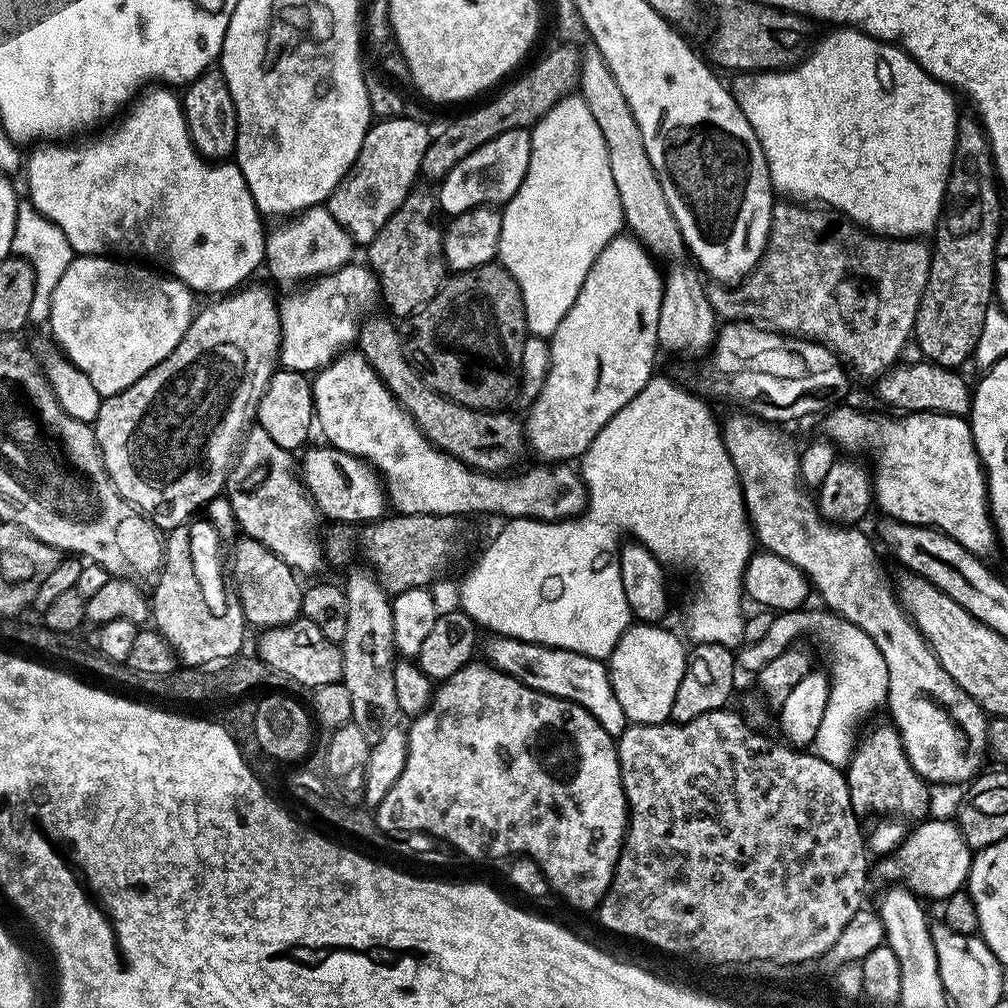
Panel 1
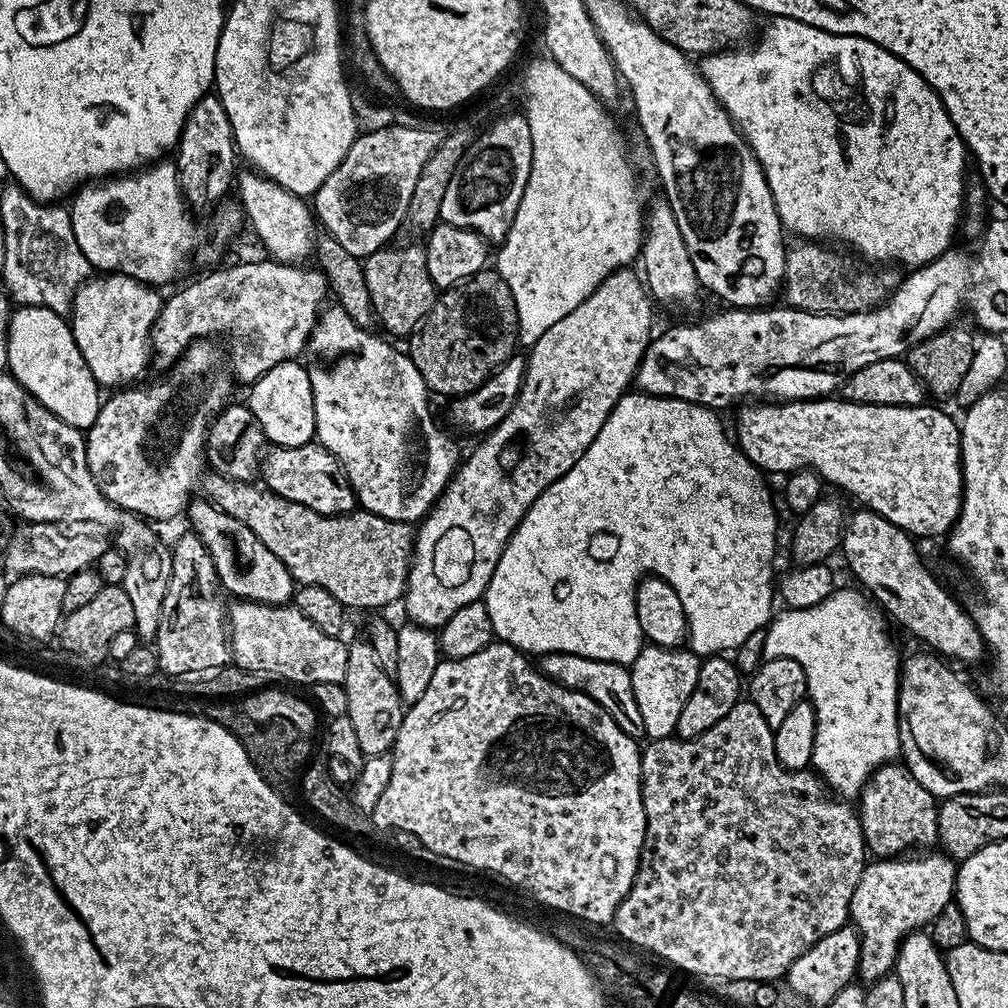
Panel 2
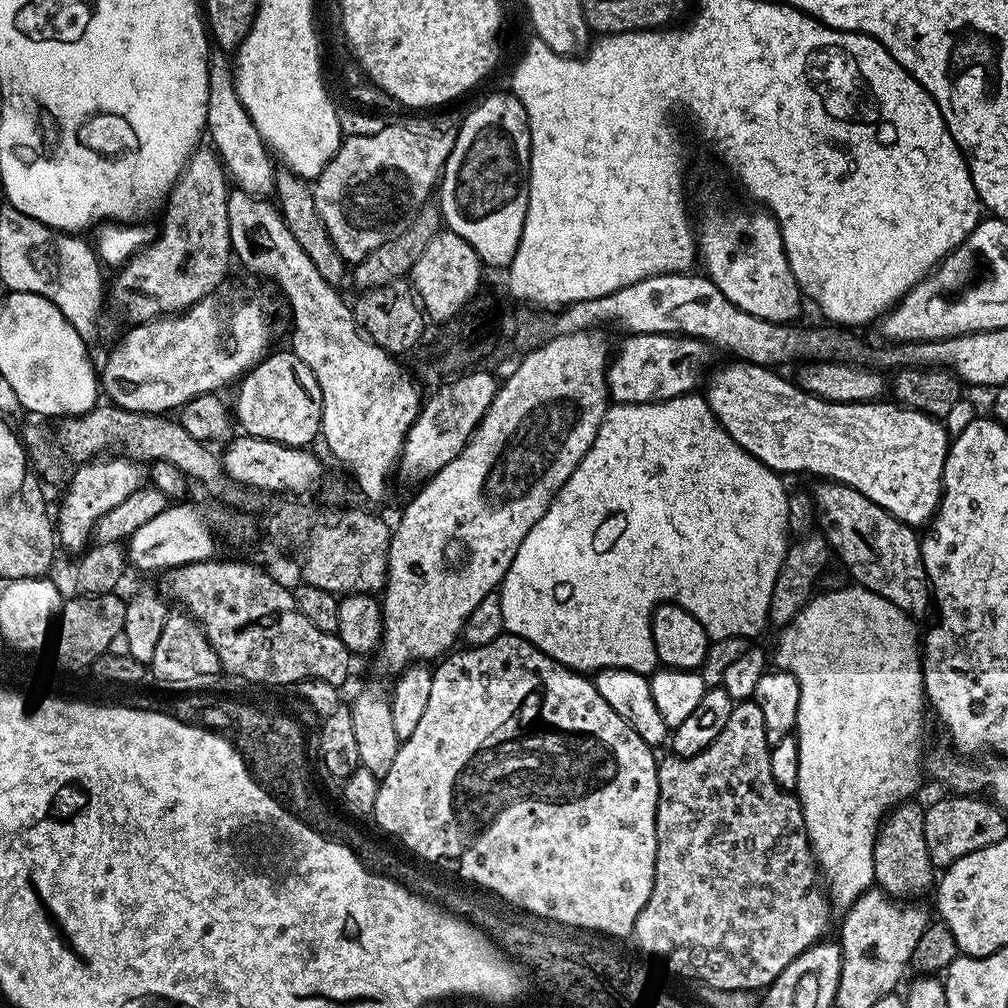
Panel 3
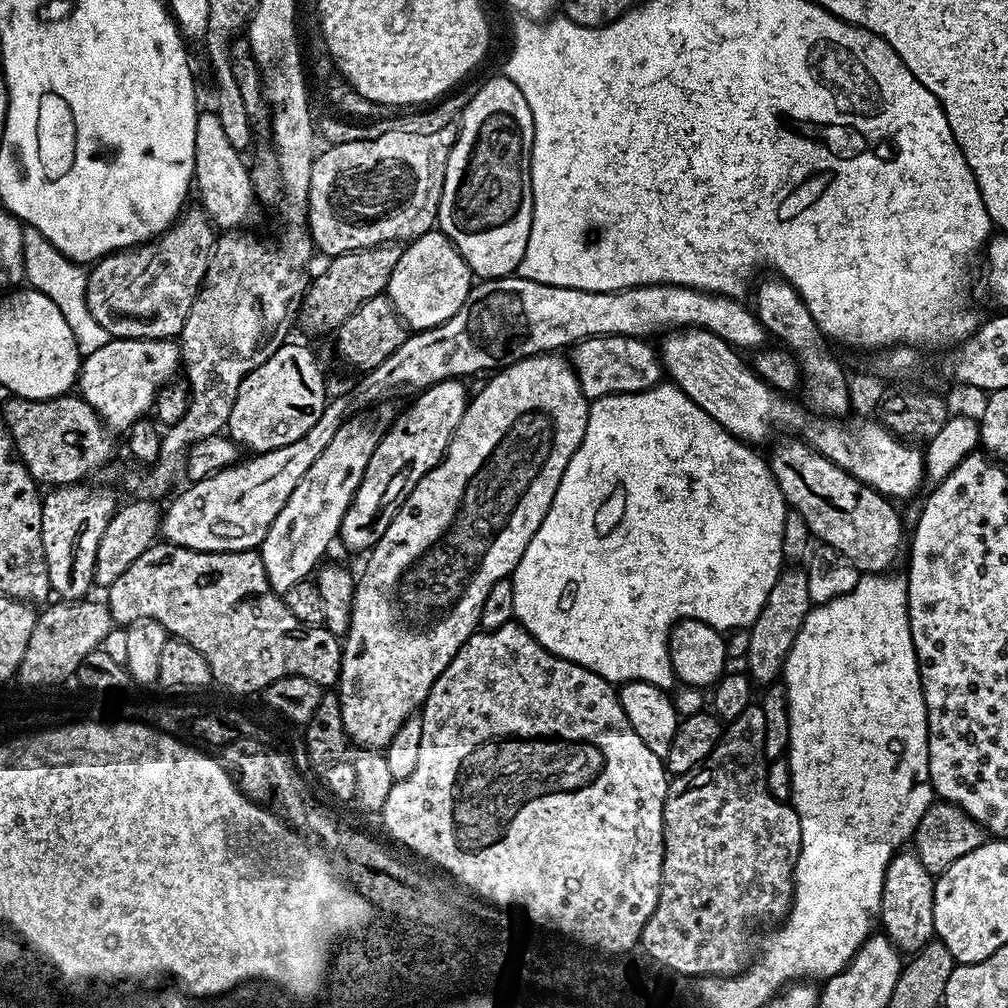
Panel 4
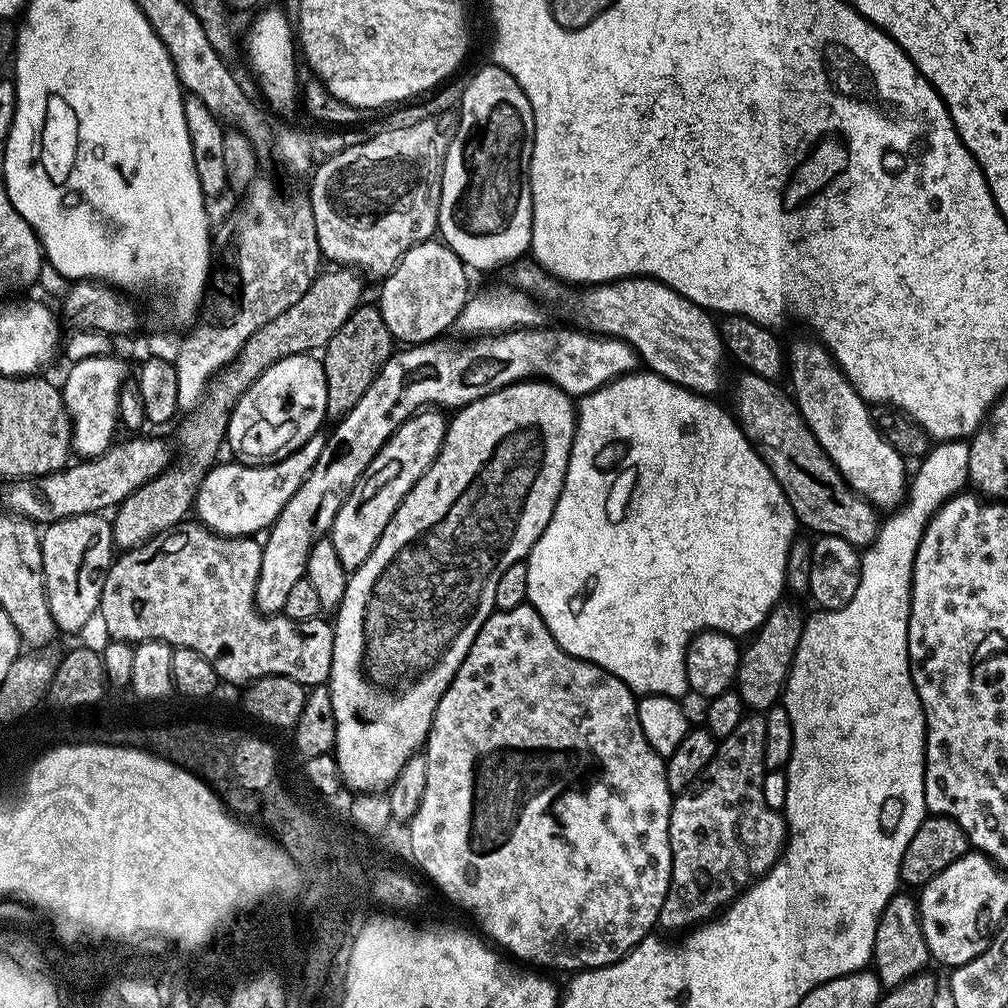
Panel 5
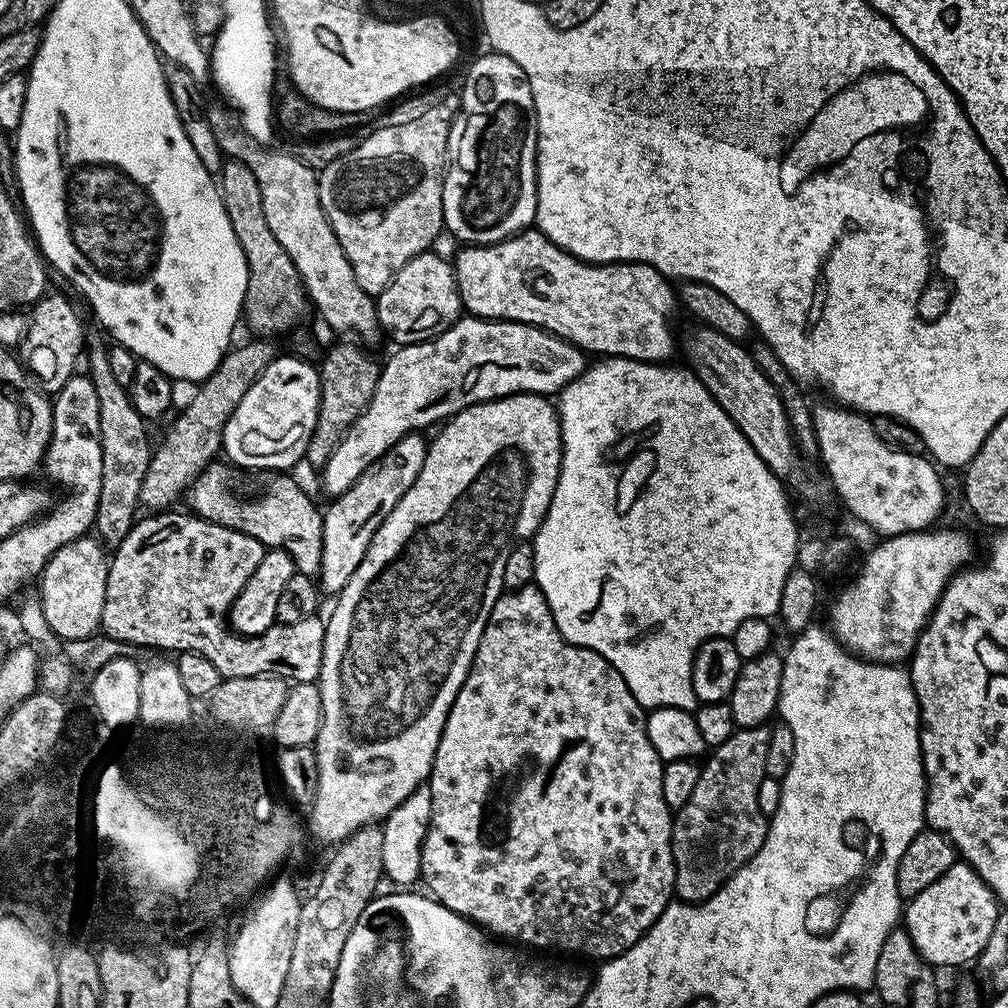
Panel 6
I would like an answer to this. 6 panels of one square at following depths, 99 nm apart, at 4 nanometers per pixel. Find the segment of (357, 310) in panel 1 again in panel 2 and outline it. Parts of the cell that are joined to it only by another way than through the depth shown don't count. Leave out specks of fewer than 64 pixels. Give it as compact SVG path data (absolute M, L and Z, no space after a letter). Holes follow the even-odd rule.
M271 258L248 260L245 264L232 264L229 268L216 268L205 276L189 282L180 288L172 297L160 305L160 313L152 327L150 352L167 370L184 355L195 340L216 338L219 332L228 332L232 338L232 354L236 362L237 377L245 376L248 382L255 382L266 370L278 366L284 360L296 360L308 347L308 335L316 325L316 317L325 303L324 295L329 295L328 281L315 267L281 264Z

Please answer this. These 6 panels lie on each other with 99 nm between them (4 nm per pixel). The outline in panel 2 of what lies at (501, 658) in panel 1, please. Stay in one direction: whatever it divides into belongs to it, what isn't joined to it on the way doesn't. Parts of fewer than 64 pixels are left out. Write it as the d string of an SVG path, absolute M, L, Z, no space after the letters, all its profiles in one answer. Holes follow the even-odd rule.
M550 652L539 657L538 667L544 675L558 681L562 686L585 692L590 698L594 698L594 702L601 704L612 715L614 722L622 726L626 734L637 738L645 735L641 711L638 710L631 685L631 674L625 665L605 660L591 660L565 652Z

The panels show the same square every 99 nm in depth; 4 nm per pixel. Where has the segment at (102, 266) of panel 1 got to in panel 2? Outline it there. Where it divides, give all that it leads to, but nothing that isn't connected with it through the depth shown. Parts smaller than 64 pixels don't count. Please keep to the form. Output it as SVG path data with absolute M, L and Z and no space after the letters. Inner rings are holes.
M120 272L93 275L77 289L70 311L73 338L100 386L124 386L135 381L132 379L150 360L152 327L162 303L156 292L153 285Z

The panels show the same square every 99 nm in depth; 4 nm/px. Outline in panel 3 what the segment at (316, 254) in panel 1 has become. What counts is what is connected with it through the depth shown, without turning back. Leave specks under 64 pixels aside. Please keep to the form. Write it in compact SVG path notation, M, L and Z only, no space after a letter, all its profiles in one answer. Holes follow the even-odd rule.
M213 47L207 53L208 61L208 123L206 130L212 134L211 147L223 160L225 169L242 192L251 196L268 198L274 192L274 167L264 139L258 134L252 119L246 114L236 94L235 81L229 57L224 49Z

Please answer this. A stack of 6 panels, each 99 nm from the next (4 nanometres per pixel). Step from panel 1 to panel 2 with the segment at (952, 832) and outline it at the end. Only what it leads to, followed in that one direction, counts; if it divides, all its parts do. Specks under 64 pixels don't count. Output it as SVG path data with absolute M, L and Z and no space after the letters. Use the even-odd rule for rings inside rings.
M936 850L917 856L920 856L917 860L908 860L912 858L873 859L865 863L862 878L858 878L858 886L854 886L854 898L850 902L850 920L856 931L860 933L858 976L861 981L875 982L889 975L895 969L896 960L900 957L900 943L912 932L931 925L932 920L938 918L938 914L942 914L942 906L953 903L957 861Z

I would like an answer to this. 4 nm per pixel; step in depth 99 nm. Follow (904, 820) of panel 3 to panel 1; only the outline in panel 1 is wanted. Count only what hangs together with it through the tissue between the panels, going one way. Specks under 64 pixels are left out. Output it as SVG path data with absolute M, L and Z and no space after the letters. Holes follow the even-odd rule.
M891 723L880 724L870 729L865 736L863 733L862 739L853 747L852 758L846 765L846 775L850 802L858 814L881 812L879 815L884 818L913 816L916 822L923 821L929 815L929 785L914 770L910 758L906 758L904 742Z

